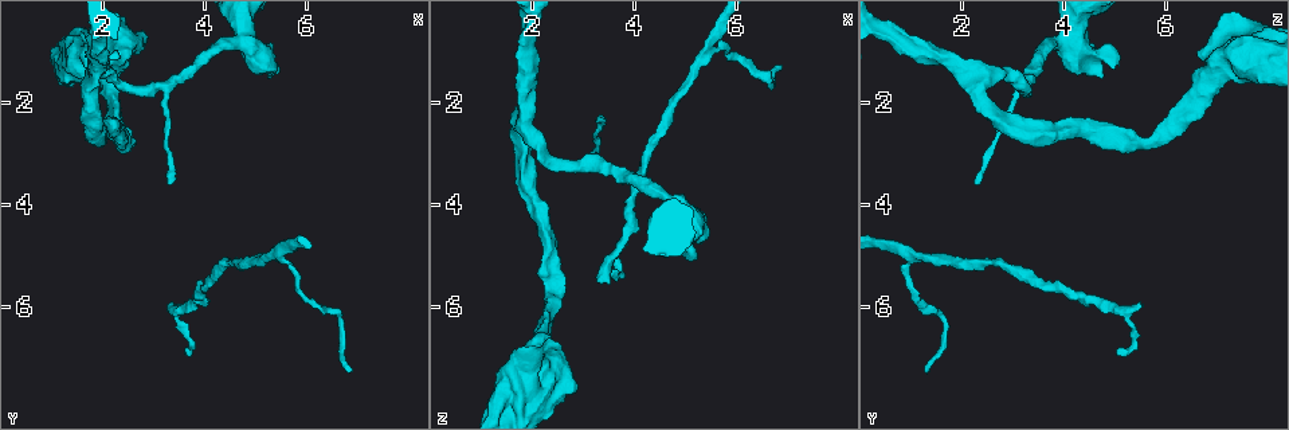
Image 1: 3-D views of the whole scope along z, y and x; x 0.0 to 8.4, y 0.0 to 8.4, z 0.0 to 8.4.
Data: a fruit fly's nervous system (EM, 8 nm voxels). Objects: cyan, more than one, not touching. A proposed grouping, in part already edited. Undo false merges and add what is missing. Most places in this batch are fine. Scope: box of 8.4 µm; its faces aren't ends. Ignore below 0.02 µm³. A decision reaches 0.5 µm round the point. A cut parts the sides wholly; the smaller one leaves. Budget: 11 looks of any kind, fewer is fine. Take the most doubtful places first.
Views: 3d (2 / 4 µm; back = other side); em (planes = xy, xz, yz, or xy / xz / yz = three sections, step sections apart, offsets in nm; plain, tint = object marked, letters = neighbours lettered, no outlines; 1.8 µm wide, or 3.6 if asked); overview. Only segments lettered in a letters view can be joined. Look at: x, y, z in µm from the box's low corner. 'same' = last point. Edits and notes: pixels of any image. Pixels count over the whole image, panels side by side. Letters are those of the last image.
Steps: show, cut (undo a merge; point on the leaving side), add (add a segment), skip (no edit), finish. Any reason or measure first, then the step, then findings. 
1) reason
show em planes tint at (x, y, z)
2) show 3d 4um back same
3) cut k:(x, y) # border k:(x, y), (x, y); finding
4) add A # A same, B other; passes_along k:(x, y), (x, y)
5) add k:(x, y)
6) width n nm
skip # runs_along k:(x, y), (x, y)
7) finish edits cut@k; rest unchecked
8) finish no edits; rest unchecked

long arm stops here
show 3d 4um at (3.70, 6.85, 5.00)

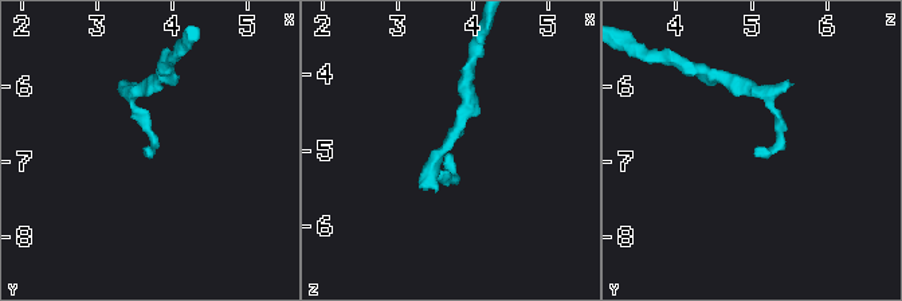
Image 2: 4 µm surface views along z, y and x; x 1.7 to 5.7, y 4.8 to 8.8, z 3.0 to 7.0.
now the EM
show em xy step 4 letters at (3.65, 6.75, 5.05)

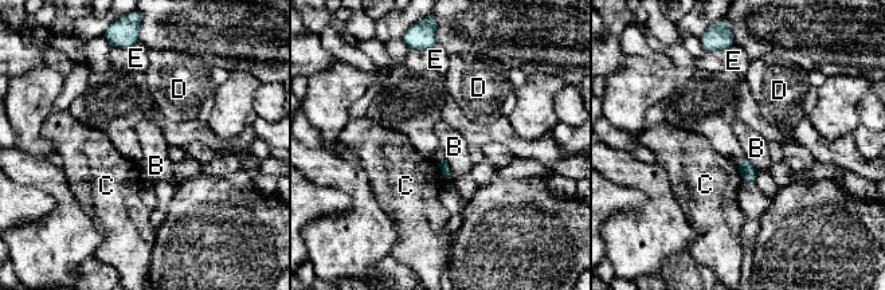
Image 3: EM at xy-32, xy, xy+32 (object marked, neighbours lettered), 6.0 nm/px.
show em planes letters same

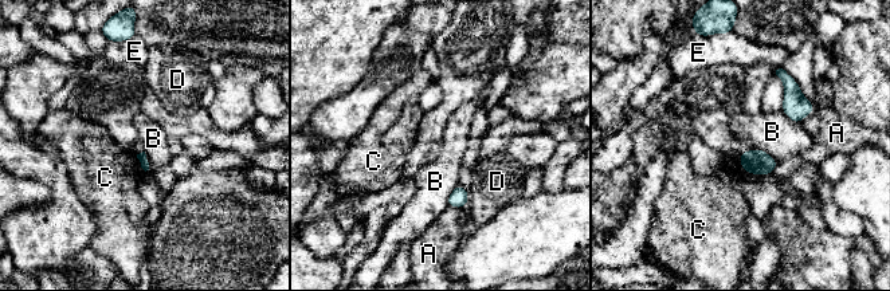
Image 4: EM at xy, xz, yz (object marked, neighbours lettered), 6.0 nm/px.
skip # A other, B other, C other, D other, E other; none of them fits

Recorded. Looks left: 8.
an open end
show 3d 4um at (5.15, 1.25, 5.00)

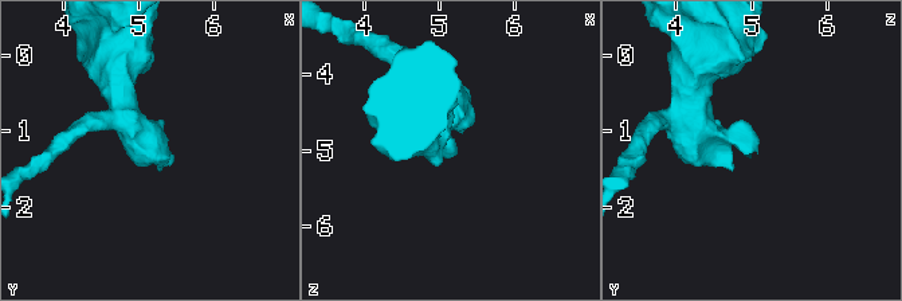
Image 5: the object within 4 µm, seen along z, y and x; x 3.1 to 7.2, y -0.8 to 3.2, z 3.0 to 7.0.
show em planes letters at (5.15, 1.25, 5.05)

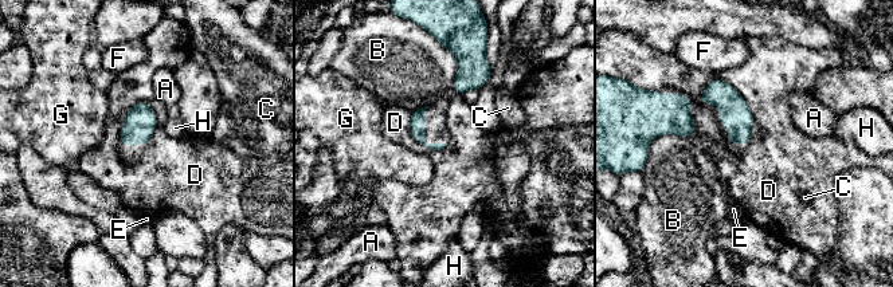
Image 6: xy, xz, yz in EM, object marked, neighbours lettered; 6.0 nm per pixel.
longest_contact D 380 nm
skip # A other, B other, C other, D other, E other, F other, G other, H other; border 6:(705, 85), (728, 82), (755, 124); none of them fits

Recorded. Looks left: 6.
long arm stops here
show 3d 2um at (6.90, 7.15, 1.25)

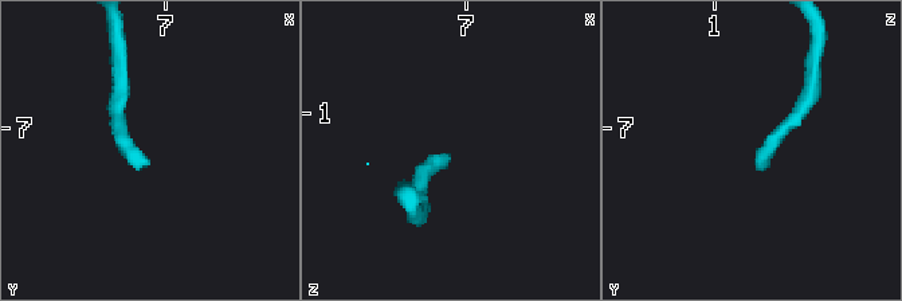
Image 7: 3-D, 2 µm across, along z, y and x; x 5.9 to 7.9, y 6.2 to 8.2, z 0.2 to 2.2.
show em xy step 4 letters at (6.88, 7.24, 1.28)

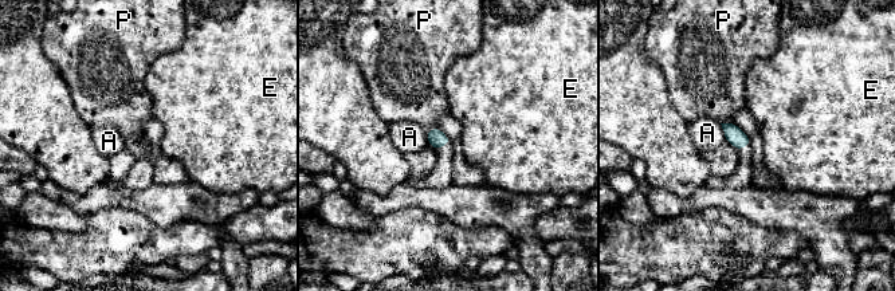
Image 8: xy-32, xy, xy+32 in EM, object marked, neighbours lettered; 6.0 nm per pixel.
width 110 nm
skip # A other, E other, P other; border 8:(438, 126), (426, 133); no lettered segment goes on from it

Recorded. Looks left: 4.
branch point
show 3d 2um at (5.55, 4.90, 0.75)

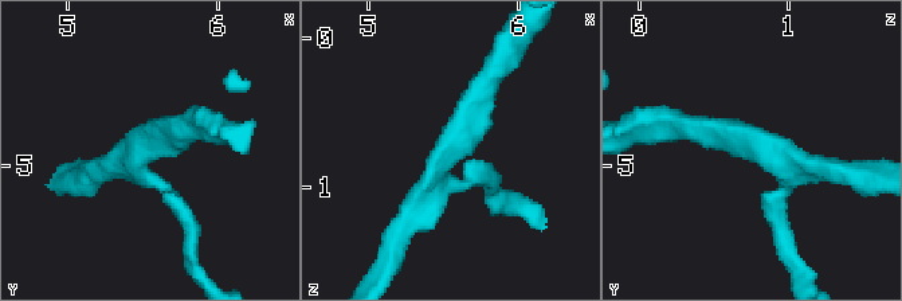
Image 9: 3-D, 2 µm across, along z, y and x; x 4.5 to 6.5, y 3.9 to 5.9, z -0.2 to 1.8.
arms 3
show em planes tint at (5.50, 4.88, 0.78)

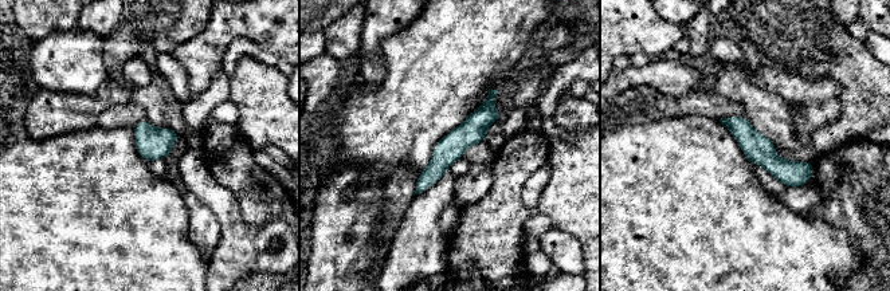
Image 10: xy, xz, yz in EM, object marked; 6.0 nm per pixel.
show em planes letters same

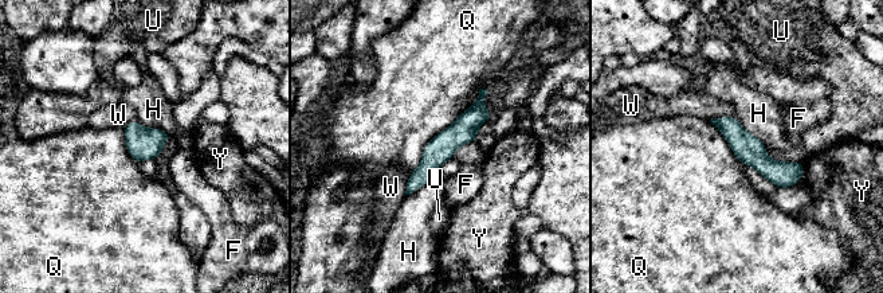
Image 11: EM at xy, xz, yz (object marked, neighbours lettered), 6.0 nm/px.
skip # F other, H other, Q other, U other, W other, Y other; all the same neuron

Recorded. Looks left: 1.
finish no edits; rest unchecked

